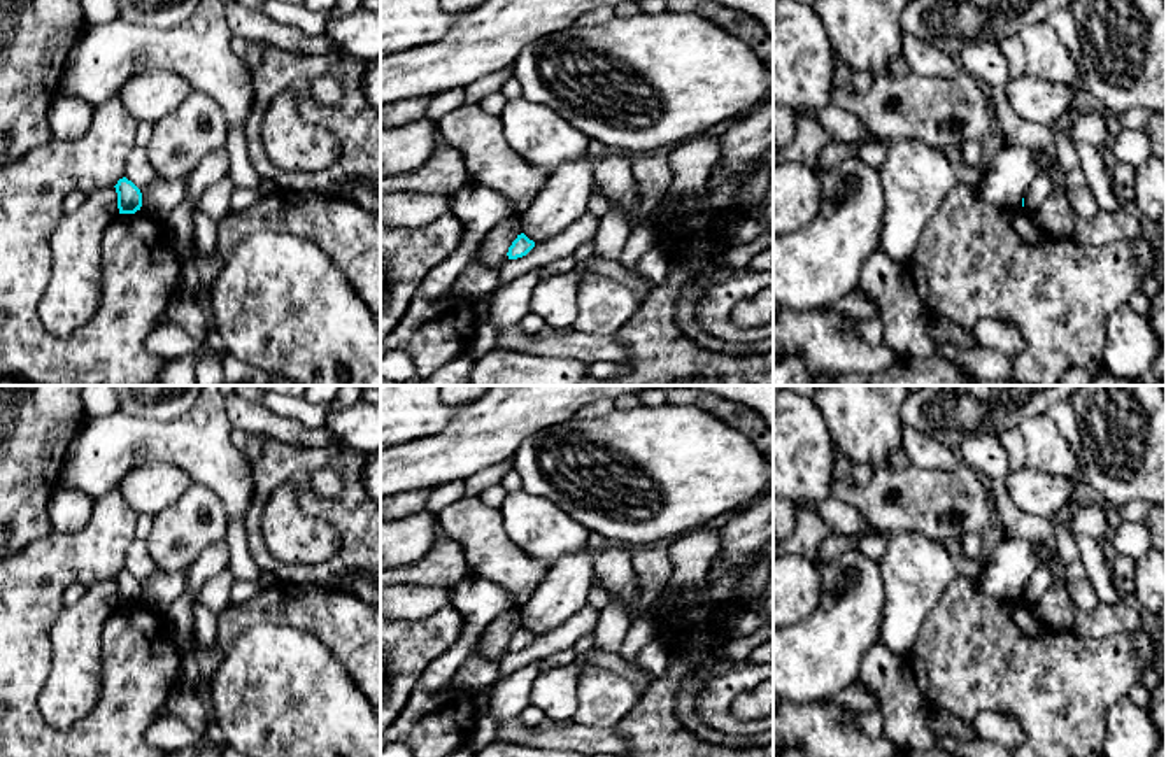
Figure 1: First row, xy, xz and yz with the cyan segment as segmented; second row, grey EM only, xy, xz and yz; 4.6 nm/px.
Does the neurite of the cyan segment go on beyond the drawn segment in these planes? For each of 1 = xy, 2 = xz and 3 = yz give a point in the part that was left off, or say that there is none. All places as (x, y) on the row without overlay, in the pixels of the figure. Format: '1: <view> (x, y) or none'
1: none
2: none
3: none

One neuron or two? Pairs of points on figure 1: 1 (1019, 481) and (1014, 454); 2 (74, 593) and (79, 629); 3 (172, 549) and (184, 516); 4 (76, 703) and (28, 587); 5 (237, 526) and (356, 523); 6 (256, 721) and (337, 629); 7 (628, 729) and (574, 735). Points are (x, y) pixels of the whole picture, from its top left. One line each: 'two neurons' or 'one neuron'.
1: two neurons
2: two neurons
3: one neuron
4: two neurons
5: two neurons
6: two neurons
7: two neurons

